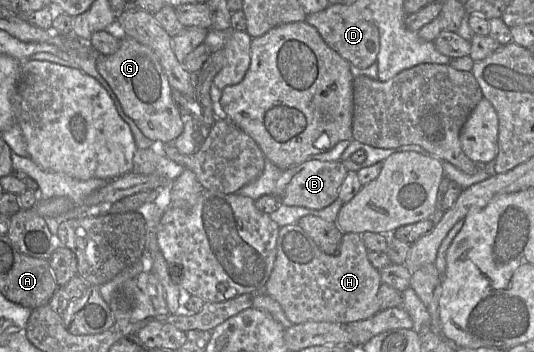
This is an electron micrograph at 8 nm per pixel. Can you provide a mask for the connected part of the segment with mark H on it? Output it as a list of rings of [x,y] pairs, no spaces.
[[[289,224],[279,230],[276,260],[265,285],[265,293],[280,304],[293,325],[310,321],[348,324],[368,319],[381,311],[378,300],[381,284],[380,271],[370,263],[360,234],[344,233],[337,252],[329,255],[298,224]]]

